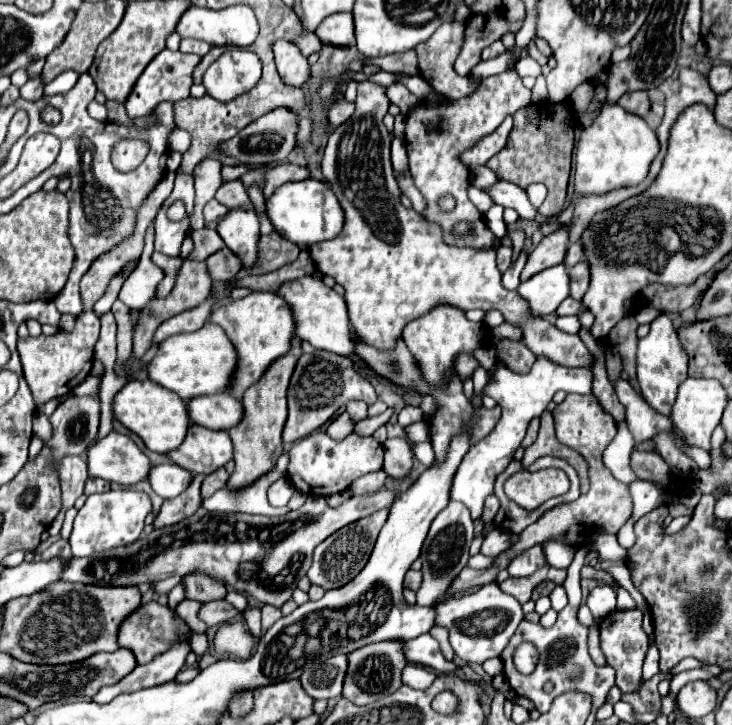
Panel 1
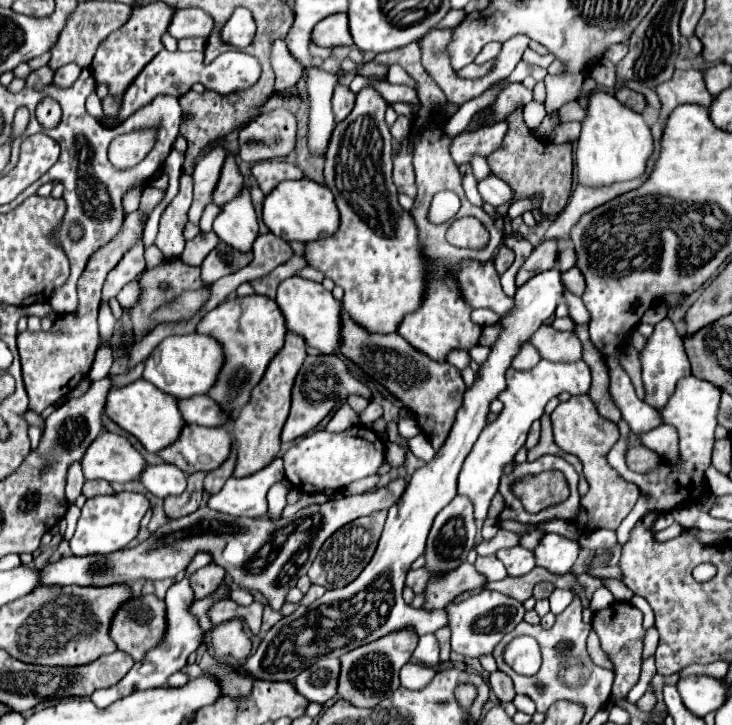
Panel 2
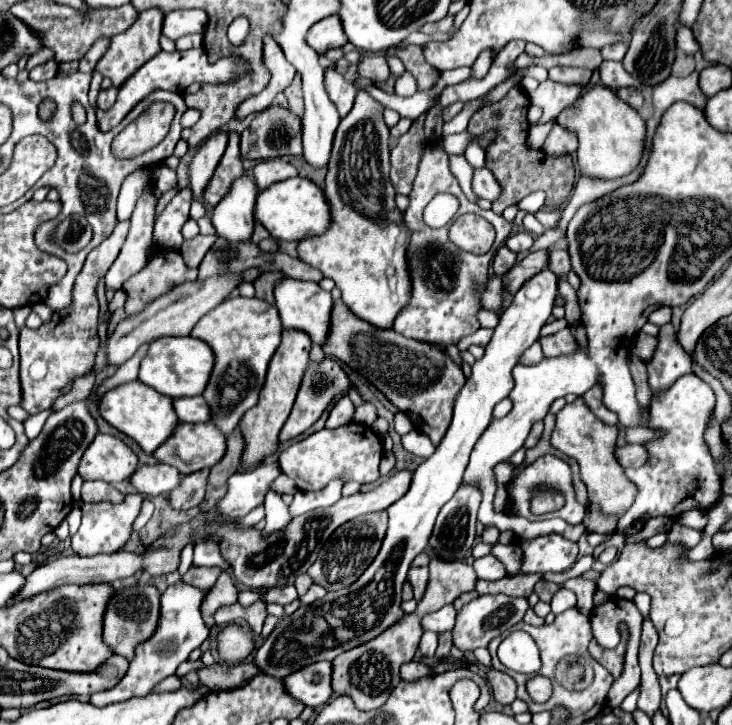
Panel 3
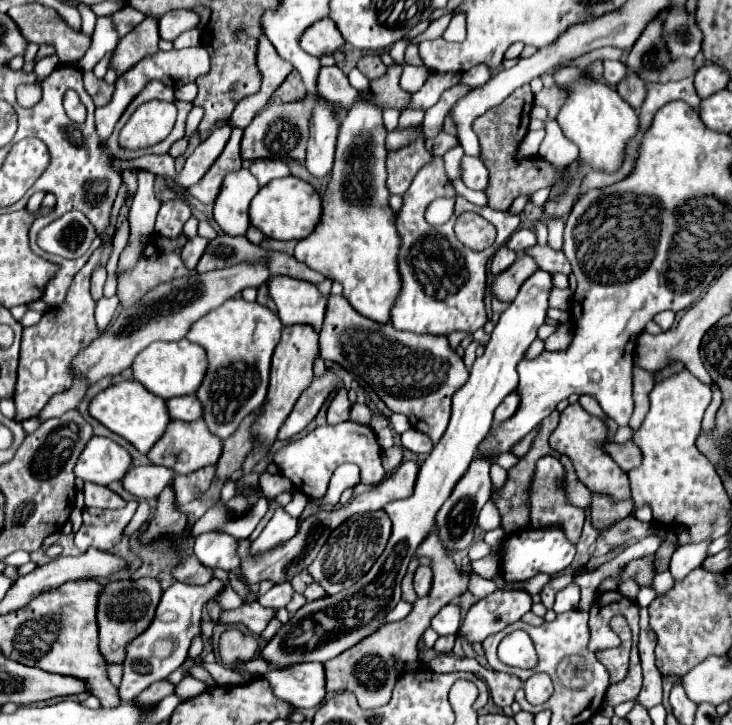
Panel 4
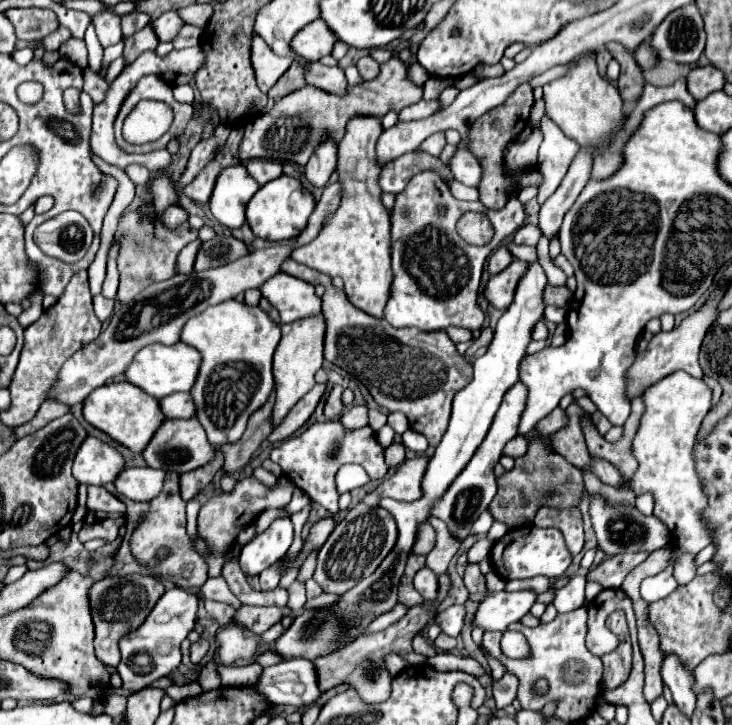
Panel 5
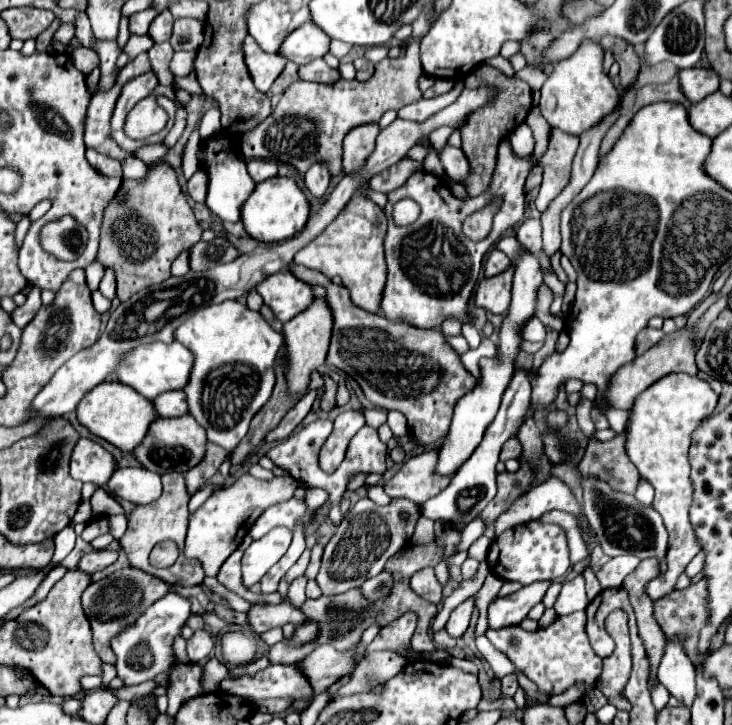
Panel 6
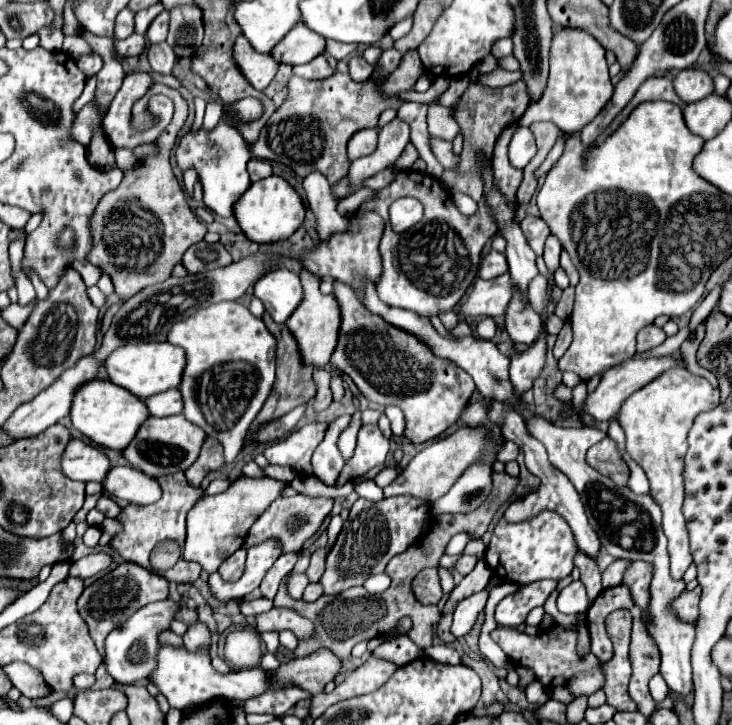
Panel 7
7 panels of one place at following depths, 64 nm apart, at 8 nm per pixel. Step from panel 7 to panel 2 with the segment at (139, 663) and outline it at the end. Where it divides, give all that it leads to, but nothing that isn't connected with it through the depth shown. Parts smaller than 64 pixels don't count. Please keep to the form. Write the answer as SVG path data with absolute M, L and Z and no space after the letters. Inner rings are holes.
M198 554L198 556L192 560L192 564L188 566L185 577L182 578L180 582L172 584L170 590L166 592L166 600L164 600L164 602L166 602L168 632L166 632L164 644L160 644L160 648L148 652L148 656L146 656L144 662L134 664L132 670L130 670L118 684L114 684L114 686L110 686L110 688L96 690L96 692L90 696L90 700L92 700L96 706L108 706L108 704L116 702L120 696L128 696L128 694L132 694L132 692L136 692L136 690L164 686L166 680L168 680L174 672L178 672L178 670L182 670L182 668L186 666L186 658L200 646L200 640L202 640L202 636L204 636L204 632L200 630L196 618L188 612L188 606L194 602L194 594L192 594L192 588L190 588L189 577L199 568L206 566L208 562L210 562L210 556L208 556L208 554Z

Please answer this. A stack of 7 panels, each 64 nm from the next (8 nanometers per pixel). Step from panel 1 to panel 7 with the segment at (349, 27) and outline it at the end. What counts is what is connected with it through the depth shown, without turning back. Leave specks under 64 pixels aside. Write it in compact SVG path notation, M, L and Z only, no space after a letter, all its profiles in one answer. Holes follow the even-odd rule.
M296 24L292 28L292 32L288 32L288 36L284 36L284 40L280 40L280 44L272 50L272 56L276 56L276 60L280 60L280 64L306 64L308 60L314 60L316 56L326 52L326 40L312 32L308 26L304 24Z

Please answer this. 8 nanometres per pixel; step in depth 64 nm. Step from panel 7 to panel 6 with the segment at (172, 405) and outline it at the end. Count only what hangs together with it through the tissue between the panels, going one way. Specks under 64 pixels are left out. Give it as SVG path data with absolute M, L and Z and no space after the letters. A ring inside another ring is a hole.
M166 392L166 396L158 396L154 402L154 408L160 416L184 416L188 414L188 402L186 394L180 392Z

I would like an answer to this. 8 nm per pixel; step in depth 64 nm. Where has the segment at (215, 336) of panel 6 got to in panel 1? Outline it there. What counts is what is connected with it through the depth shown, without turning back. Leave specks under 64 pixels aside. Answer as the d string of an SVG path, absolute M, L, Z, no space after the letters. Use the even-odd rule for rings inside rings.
M250 292L242 300L220 304L210 314L210 320L220 324L224 332L228 332L228 338L232 340L232 344L236 344L240 352L236 382L232 382L232 390L230 390L230 394L238 400L242 400L244 390L252 386L256 380L260 380L260 376L274 360L290 352L292 338L296 334L294 312L290 304L276 292Z

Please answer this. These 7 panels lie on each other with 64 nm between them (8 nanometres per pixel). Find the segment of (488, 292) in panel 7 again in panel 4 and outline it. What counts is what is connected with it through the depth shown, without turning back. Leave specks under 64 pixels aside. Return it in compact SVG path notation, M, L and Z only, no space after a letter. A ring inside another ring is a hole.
M524 254L508 270L504 270L502 274L498 274L494 278L492 294L498 300L512 300L516 296L516 292L520 290L520 286L524 284L524 280L528 280L528 276L532 276L536 270L538 270L536 260L528 254Z

